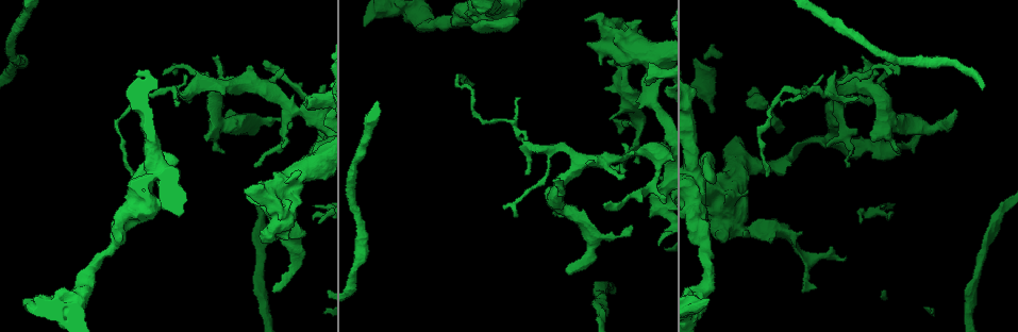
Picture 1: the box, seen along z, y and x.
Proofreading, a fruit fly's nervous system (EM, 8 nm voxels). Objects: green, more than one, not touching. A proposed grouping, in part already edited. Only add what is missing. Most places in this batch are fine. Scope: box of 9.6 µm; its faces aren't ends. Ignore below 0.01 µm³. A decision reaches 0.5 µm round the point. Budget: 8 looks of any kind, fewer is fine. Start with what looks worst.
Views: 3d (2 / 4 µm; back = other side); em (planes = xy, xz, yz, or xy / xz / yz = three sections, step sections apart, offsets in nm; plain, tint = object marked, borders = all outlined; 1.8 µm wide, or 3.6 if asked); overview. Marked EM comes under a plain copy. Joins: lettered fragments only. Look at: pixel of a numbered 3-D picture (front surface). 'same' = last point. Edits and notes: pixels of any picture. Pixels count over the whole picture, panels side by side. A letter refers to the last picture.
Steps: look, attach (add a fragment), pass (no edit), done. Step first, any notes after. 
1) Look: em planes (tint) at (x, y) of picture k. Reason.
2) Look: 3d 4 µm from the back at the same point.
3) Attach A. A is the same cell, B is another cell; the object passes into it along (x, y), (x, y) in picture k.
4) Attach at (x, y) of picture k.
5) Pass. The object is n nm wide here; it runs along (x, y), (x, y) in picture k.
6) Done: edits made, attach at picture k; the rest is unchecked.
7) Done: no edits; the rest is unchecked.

Look: em xz step 16 (tint) at (660, 245) of picture 1. Branch stops here.

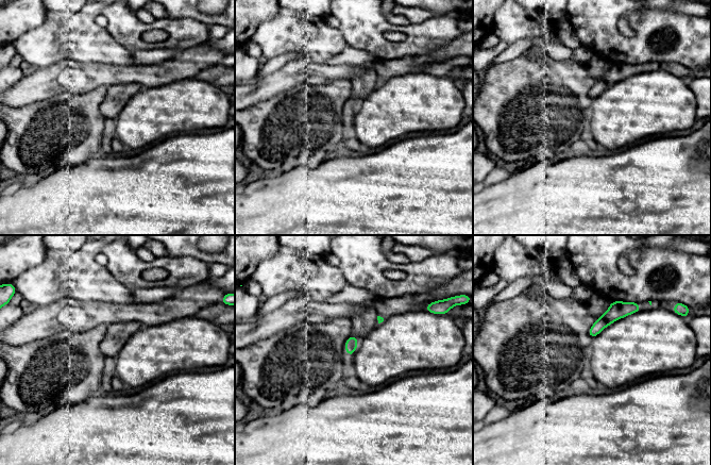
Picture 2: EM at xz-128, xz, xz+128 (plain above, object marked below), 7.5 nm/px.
Look: em planes (borders) at the same point. Cut it another way.

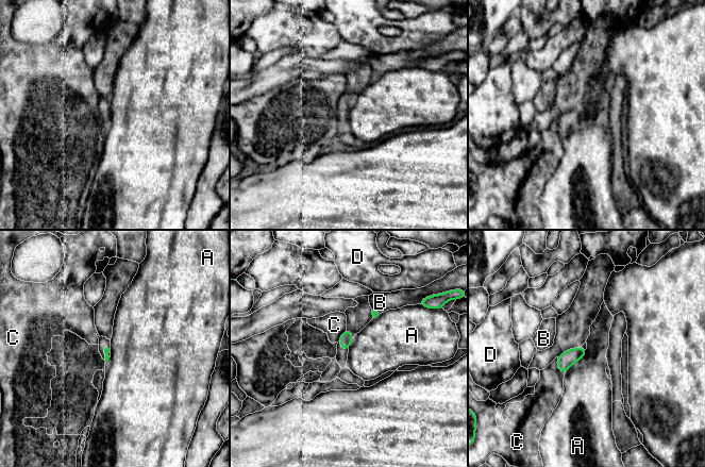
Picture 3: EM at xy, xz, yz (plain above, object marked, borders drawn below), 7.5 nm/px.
Pass. The longest contact is with A, 260 nm; A, B, C and D are other cells; a border runs along (586, 349), (586, 353), (565, 373) in picture 3; none of them fits.

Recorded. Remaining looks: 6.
Look: em planes (borders) at (555, 180) of picture 1. Branch stops here.

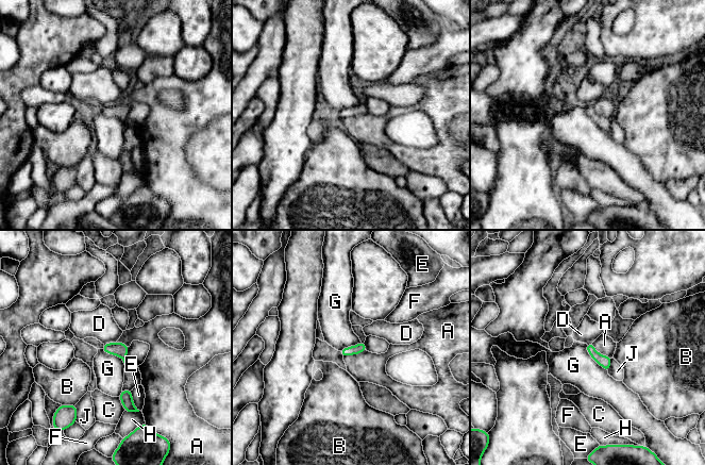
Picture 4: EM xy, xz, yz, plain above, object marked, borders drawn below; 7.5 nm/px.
Pass. A, B, C, D, E, F, G, H and J are other cells; none of them fits.

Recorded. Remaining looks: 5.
Look: 3d 4 µm at (586, 21) of picture 1. Thick end.

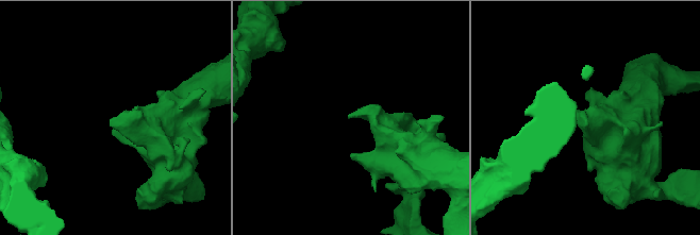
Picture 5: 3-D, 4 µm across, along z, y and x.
Look: em planes (borders) at (586, 121) of picture 5. Shape alone is not enough.

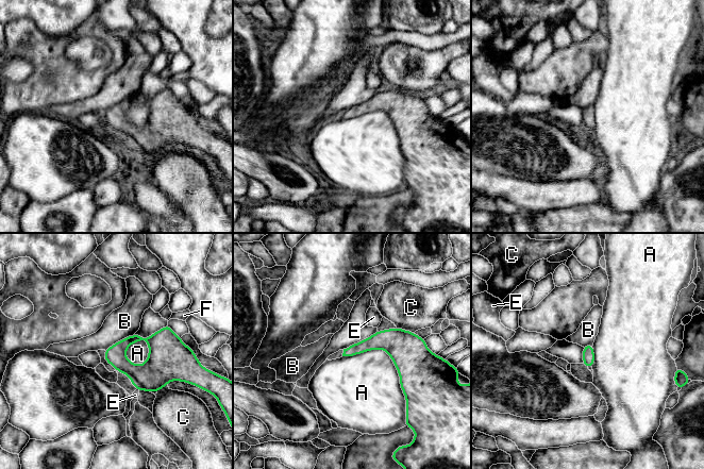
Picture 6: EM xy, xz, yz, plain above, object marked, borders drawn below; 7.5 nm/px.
Pass. A, B, C, E and F are other cells; a border runs along (342, 355), (383, 349), (406, 402) in picture 6; no lettered fragment goes on from it.

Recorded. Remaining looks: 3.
Done: no edits; the rest is unchecked.

